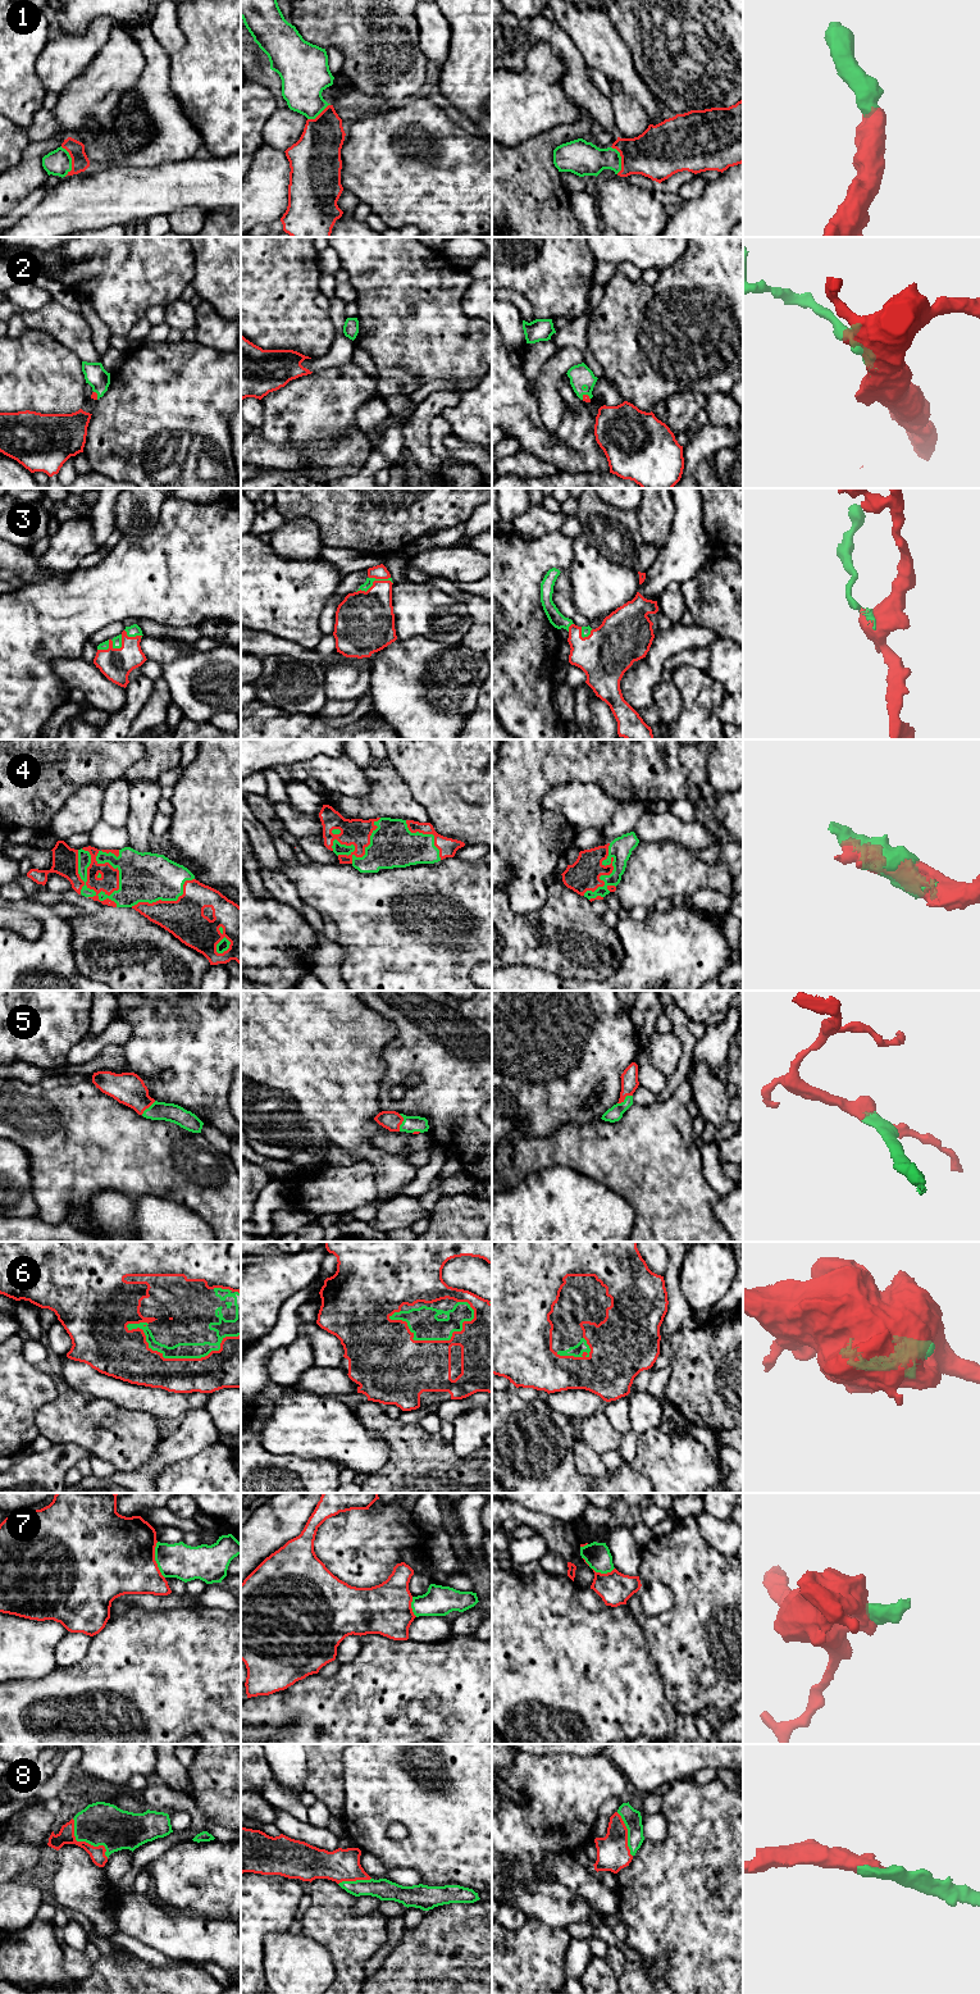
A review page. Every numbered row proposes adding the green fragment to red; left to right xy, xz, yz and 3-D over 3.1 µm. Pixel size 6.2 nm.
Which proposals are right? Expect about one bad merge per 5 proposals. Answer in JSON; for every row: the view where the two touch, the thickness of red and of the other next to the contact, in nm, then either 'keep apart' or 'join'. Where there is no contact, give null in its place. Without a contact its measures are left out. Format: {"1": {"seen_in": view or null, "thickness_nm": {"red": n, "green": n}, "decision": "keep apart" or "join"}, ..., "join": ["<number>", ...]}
{"1": {"seen_in": "xy", "thickness_nm": {"red": 110, "green": 160}, "decision": "join"}, "2": {"seen_in": "yz", "thickness_nm": {"red": 50, "green": 150}, "decision": "join"}, "3": {"seen_in": "xz", "thickness_nm": {"red": 360, "green": 50}, "decision": "join"}, "4": {"seen_in": "xy", "thickness_nm": {"red": 130, "green": 80}, "decision": "join"}, "5": {"seen_in": "xz", "thickness_nm": {"red": 120, "green": 110}, "decision": "join"}, "6": {"seen_in": "xy", "thickness_nm": {"red": 240, "green": 100}, "decision": "join"}, "7": {"seen_in": "xy", "thickness_nm": {"red": 500, "green": 220}, "decision": "keep apart"}, "8": {"seen_in": "xy", "thickness_nm": {"red": 100, "green": 280}, "decision": "join"}, "join": ["1", "2", "3", "4", "5", "6", "8"]}

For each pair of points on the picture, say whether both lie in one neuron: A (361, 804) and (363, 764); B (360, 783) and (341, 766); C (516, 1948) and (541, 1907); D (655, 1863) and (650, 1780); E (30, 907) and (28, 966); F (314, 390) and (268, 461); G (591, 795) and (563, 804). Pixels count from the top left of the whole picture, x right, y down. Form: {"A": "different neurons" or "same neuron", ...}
{"A": "different neurons", "B": "same neuron", "C": "different neurons", "D": "different neurons", "E": "same neuron", "F": "different neurons", "G": "same neuron"}

